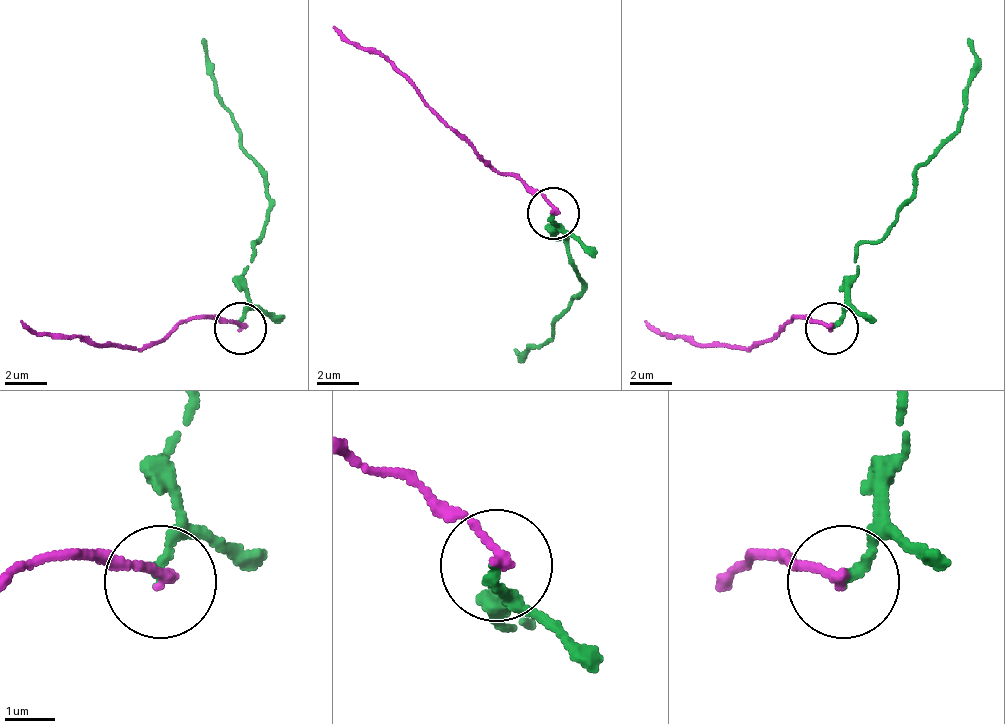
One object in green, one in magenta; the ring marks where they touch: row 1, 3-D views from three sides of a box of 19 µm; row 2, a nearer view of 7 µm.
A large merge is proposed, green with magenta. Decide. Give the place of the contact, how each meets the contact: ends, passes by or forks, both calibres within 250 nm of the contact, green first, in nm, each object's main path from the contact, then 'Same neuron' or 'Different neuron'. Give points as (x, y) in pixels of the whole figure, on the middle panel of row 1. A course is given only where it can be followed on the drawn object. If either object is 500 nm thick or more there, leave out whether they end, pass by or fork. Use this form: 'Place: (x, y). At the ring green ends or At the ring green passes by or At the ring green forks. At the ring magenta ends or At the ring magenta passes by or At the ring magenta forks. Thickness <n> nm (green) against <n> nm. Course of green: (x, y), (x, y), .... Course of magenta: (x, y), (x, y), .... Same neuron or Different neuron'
Place: (553, 213). At the ring green ends. At the ring magenta ends. Thickness 180 nm (green) against 190 nm. Course of green: (554, 212), (575, 269), (580, 295), (549, 337), (517, 358), (517, 348). Course of magenta: (554, 212), (538, 191), (491, 170), (381, 54), (350, 44), (334, 28). Different neuron

